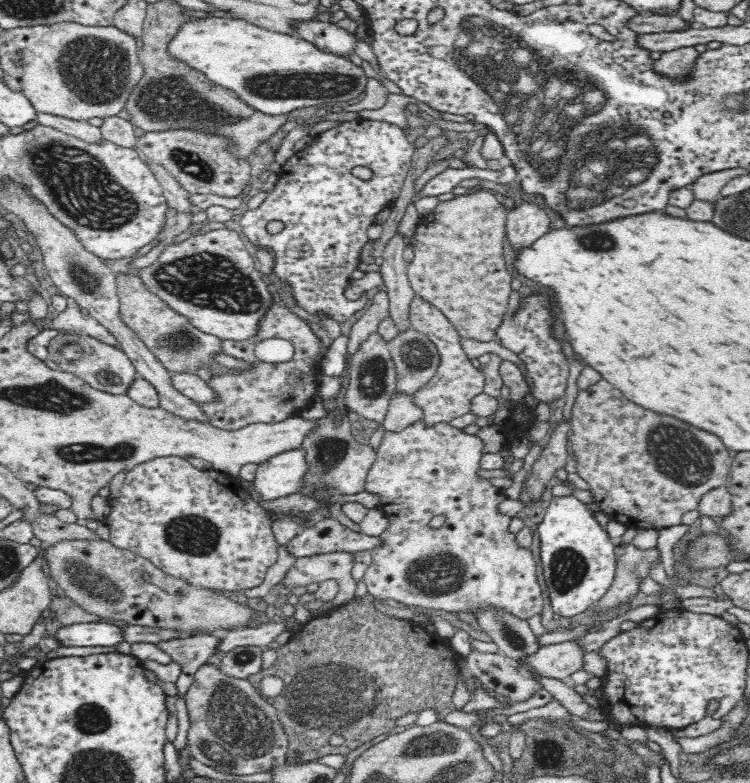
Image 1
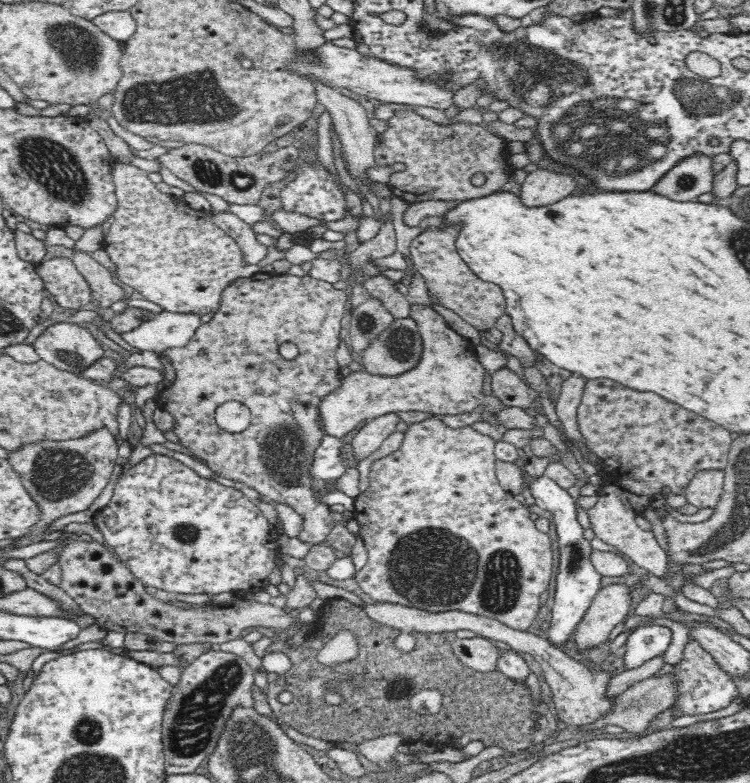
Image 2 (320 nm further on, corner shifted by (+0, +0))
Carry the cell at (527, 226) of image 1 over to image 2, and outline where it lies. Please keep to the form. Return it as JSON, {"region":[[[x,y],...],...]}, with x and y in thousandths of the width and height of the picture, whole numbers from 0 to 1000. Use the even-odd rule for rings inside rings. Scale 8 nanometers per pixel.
{"region":[[[716,215],[697,230],[692,252],[701,263],[728,263],[755,253],[768,239],[760,222]]]}

